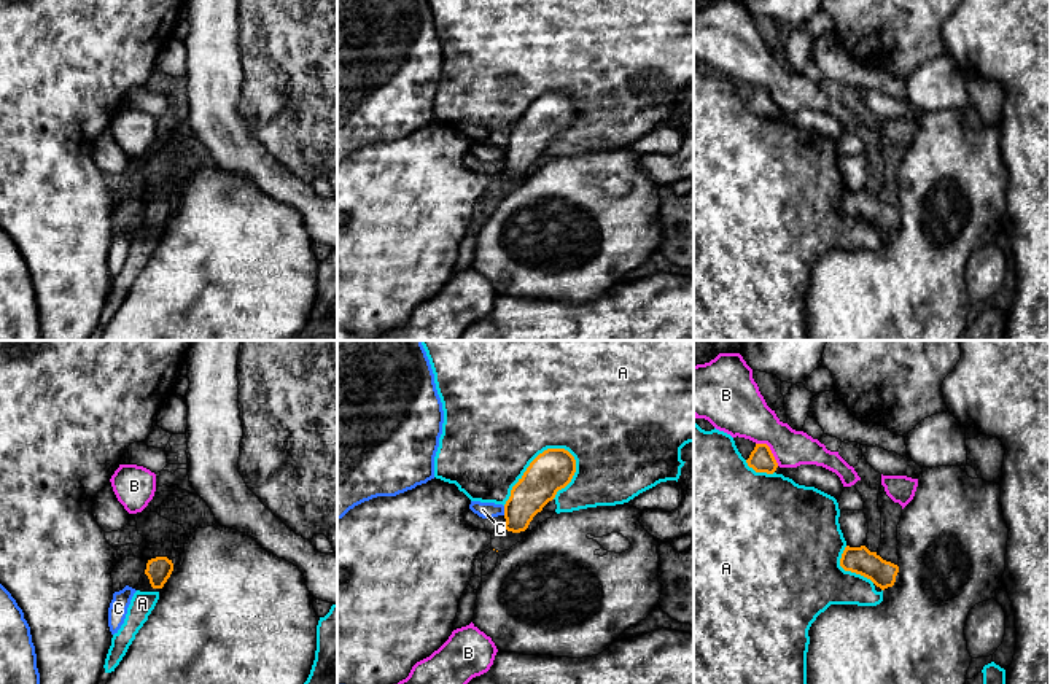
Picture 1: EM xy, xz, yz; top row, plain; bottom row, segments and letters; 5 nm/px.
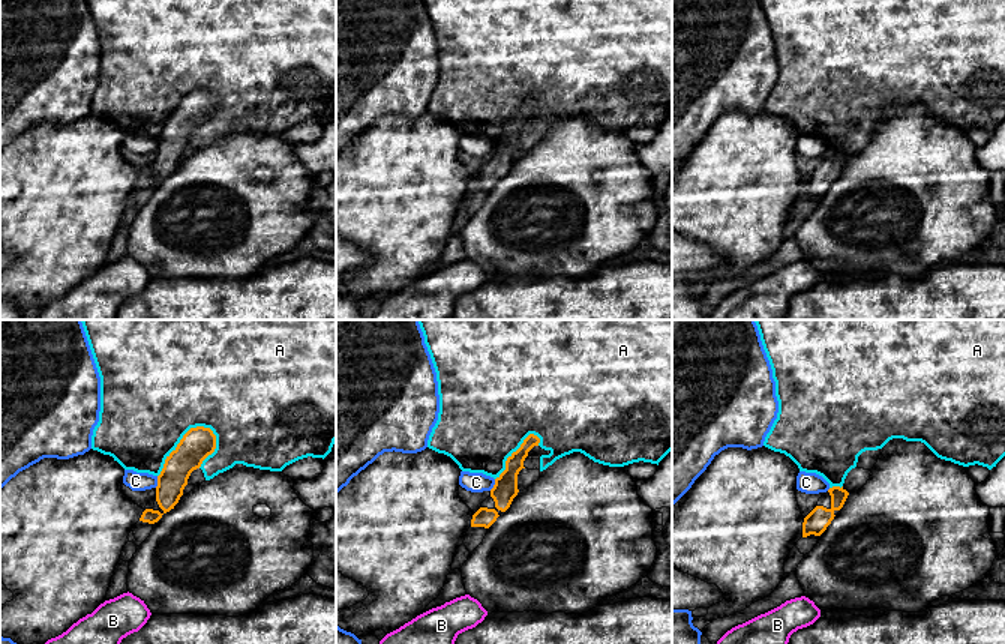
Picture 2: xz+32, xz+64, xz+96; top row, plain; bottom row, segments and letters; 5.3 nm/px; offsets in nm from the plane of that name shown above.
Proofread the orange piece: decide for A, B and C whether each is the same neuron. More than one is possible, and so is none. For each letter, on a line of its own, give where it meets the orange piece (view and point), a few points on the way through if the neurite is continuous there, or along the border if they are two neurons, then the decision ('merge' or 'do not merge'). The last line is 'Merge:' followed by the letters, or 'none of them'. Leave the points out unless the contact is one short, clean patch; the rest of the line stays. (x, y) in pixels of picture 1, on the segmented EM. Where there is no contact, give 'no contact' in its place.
A: xz (532, 462) | do not merge
B: yz (770, 450) | do not merge
C: xz (505, 511) | do not merge
Merge: none of them

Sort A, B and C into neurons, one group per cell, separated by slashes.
A / B / C

